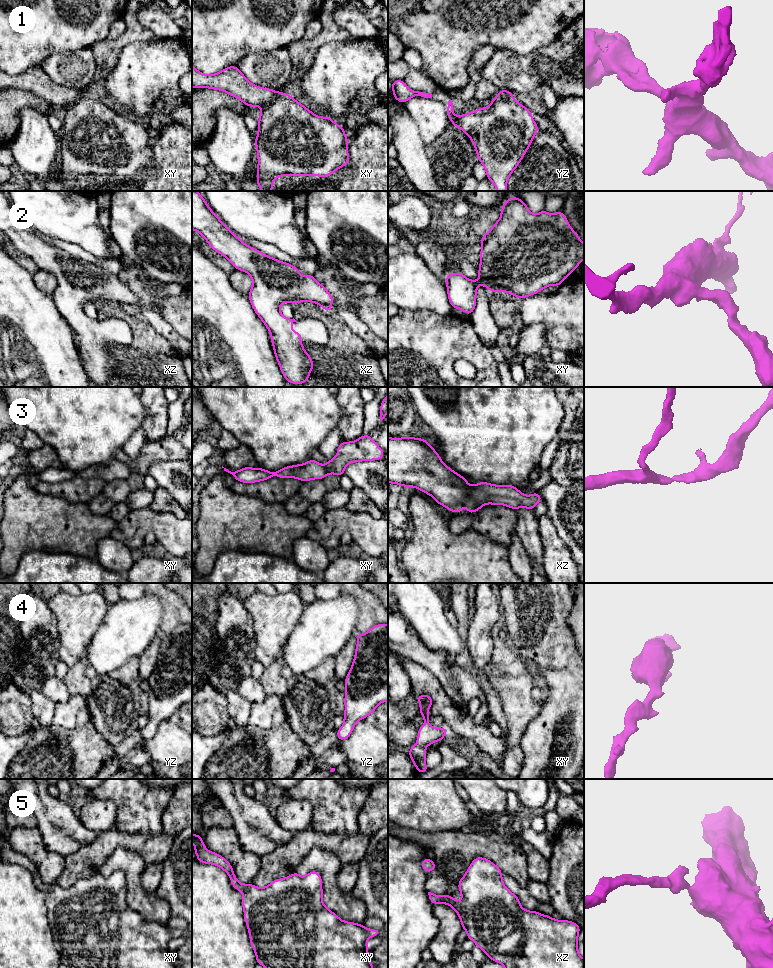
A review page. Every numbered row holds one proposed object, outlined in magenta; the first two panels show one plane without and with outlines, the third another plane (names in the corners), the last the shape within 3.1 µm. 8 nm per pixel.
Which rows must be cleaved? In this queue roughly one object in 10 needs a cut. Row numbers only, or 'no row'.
no row

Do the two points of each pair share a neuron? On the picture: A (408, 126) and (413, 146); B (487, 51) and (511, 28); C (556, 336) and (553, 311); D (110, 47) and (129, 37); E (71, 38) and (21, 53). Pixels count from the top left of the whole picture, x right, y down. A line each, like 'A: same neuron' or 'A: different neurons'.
A: same neuron
B: different neurons
C: same neuron
D: same neuron
E: same neuron

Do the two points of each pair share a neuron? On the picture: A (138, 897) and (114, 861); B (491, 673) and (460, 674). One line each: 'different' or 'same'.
A: same
B: same

